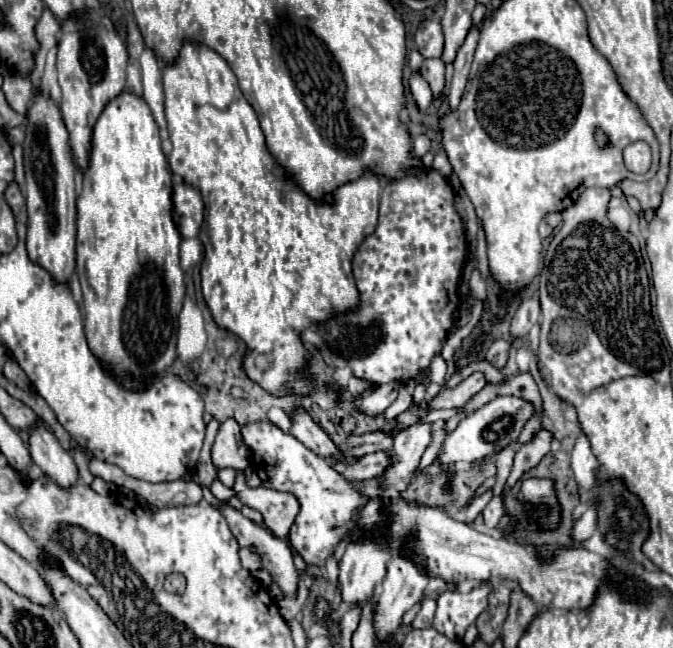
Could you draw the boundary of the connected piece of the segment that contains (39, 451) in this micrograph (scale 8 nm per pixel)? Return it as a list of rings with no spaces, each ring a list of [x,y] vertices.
[[[37,426],[35,430],[31,430],[29,452],[33,462],[57,486],[71,488],[79,482],[79,472],[73,462],[73,456],[61,448],[55,434],[49,432],[45,426]]]

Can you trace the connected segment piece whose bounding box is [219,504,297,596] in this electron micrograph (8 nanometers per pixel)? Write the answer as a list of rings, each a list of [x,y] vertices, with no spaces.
[[[219,504],[219,512],[223,514],[223,518],[227,520],[229,524],[229,530],[231,534],[237,538],[239,546],[247,546],[247,548],[253,548],[259,556],[261,556],[261,568],[267,570],[273,578],[273,582],[277,582],[277,586],[283,590],[285,596],[293,596],[295,590],[297,590],[297,568],[293,564],[293,552],[289,548],[289,544],[277,536],[273,536],[267,528],[255,524],[253,520],[245,518],[239,510],[235,510],[233,506],[229,504]]]

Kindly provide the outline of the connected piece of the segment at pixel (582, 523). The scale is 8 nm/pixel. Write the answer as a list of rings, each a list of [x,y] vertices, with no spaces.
[[[589,506],[589,510],[583,514],[583,518],[573,526],[571,538],[577,542],[585,542],[595,532],[595,526],[597,526],[597,514],[595,514],[595,508]]]

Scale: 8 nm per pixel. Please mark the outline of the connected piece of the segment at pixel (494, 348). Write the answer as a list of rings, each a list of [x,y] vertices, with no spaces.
[[[495,340],[487,352],[487,362],[497,366],[497,368],[503,368],[507,364],[507,358],[509,358],[509,350],[511,350],[511,344],[505,342],[505,340]]]

